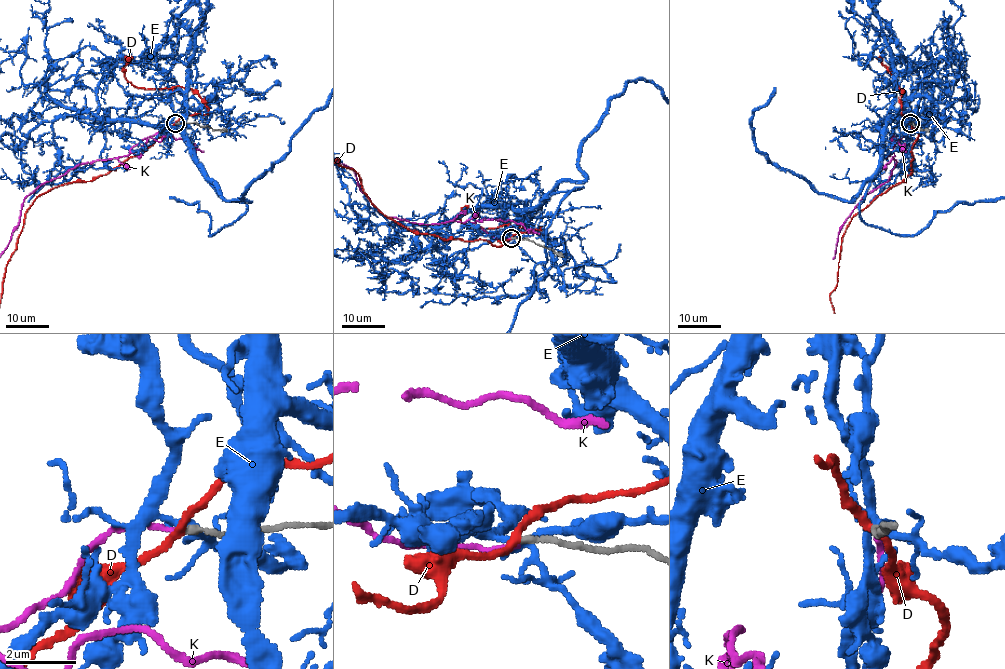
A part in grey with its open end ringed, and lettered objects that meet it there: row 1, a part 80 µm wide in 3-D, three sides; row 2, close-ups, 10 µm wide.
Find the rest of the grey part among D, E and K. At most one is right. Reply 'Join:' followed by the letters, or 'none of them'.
Join: K

